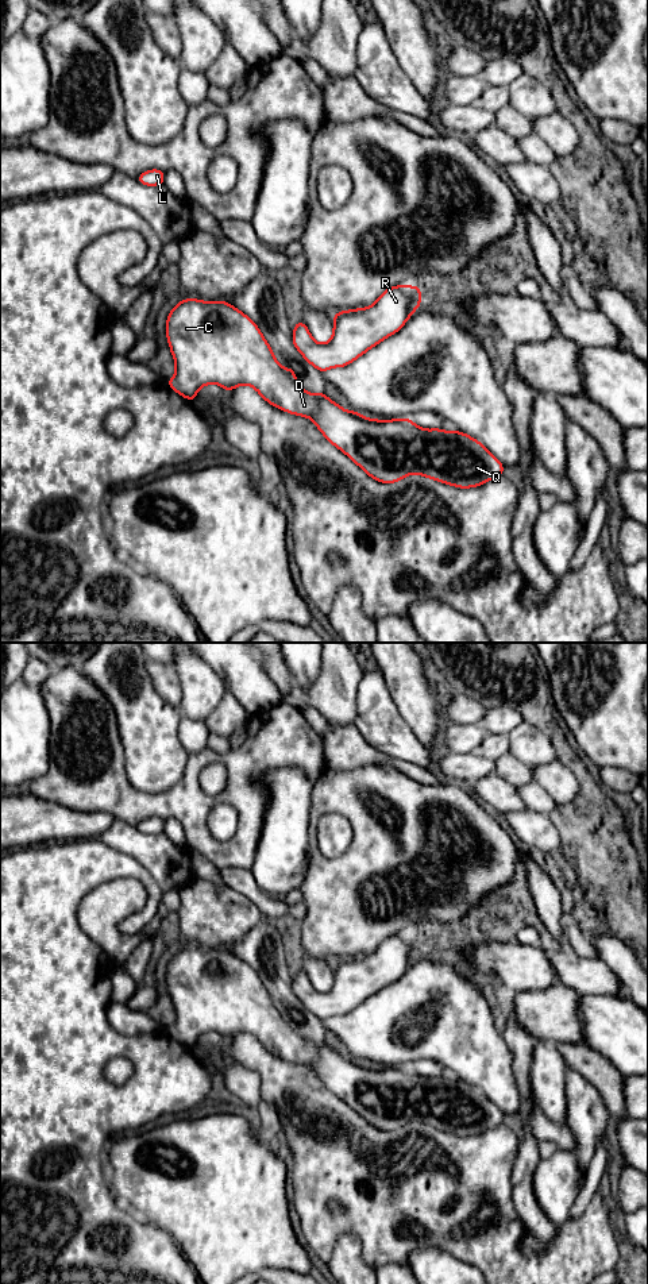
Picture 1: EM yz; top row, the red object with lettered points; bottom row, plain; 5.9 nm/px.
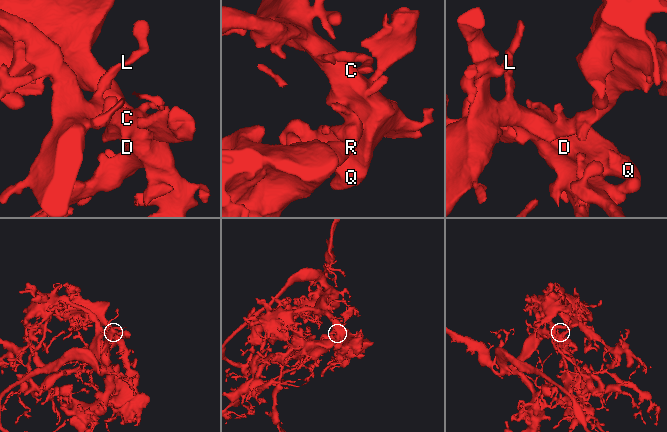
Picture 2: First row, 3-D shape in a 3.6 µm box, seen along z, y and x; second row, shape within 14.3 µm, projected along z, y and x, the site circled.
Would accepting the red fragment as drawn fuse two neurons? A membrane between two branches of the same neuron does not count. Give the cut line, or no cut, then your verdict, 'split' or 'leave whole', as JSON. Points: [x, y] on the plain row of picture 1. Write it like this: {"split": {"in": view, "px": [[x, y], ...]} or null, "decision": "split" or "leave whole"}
{"split": null, "decision": "leave whole"}

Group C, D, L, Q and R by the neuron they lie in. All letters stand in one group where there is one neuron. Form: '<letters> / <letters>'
C D L Q R

